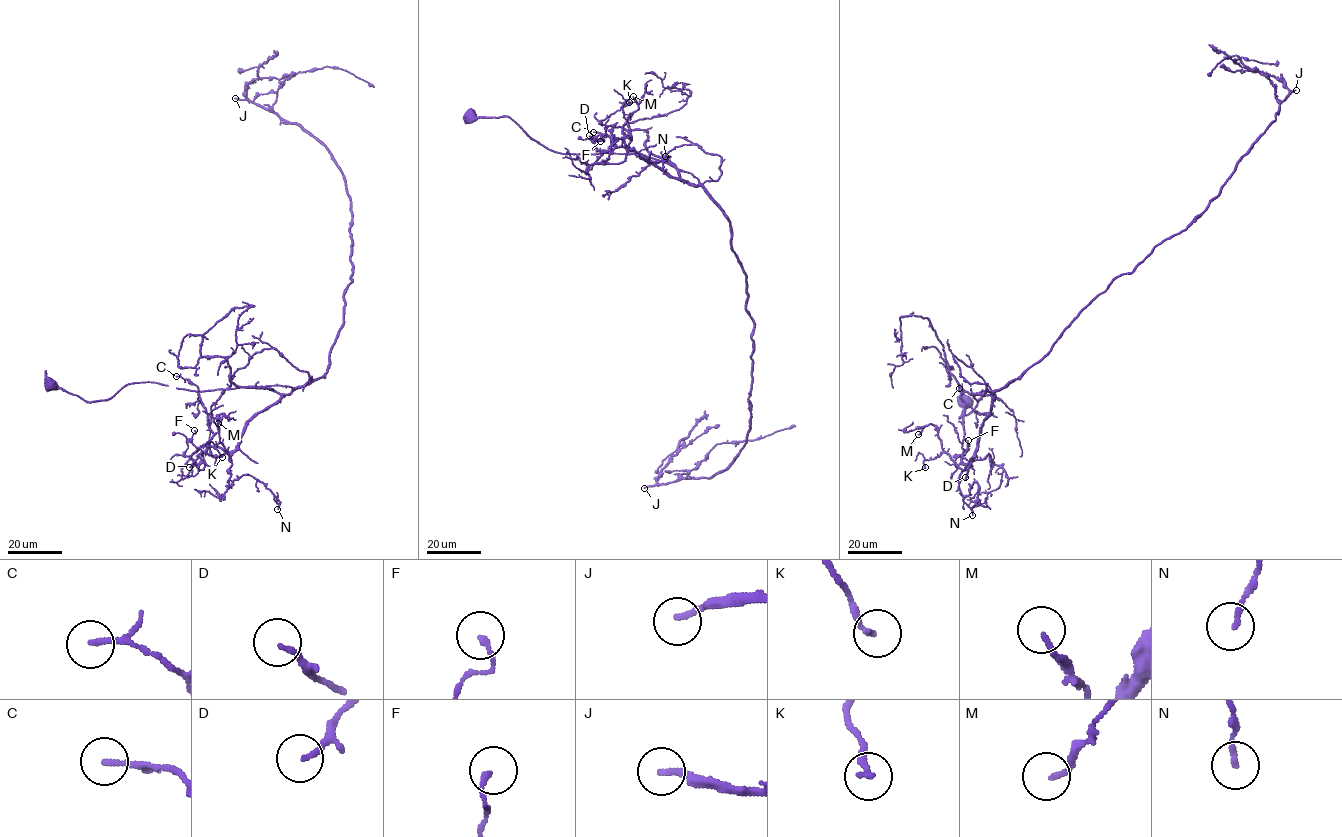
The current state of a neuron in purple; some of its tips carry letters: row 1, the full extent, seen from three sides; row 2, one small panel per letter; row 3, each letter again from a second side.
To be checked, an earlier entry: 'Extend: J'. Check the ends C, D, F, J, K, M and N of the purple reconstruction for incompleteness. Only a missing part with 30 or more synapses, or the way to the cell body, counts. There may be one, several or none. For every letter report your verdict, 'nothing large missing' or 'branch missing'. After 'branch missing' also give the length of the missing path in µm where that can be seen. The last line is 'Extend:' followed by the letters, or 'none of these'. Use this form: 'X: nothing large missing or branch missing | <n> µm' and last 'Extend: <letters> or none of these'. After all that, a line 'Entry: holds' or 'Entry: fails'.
C: nothing large missing
D: nothing large missing
F: nothing large missing
J: branch missing | 100 µm
K: nothing large missing
M: nothing large missing
N: nothing large missing
Extend: J
Entry: holds

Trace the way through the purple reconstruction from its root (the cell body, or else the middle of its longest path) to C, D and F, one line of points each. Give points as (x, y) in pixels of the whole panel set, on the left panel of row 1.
C: (50, 386), (87, 402), (145, 382), (281, 397), (239, 446), (212, 455), (198, 387), (176, 376)
D: (50, 386), (87, 402), (145, 382), (281, 396), (233, 451), (201, 452), (189, 467)
F: (50, 386), (87, 402), (145, 382), (281, 396), (233, 451), (203, 453), (194, 430)

